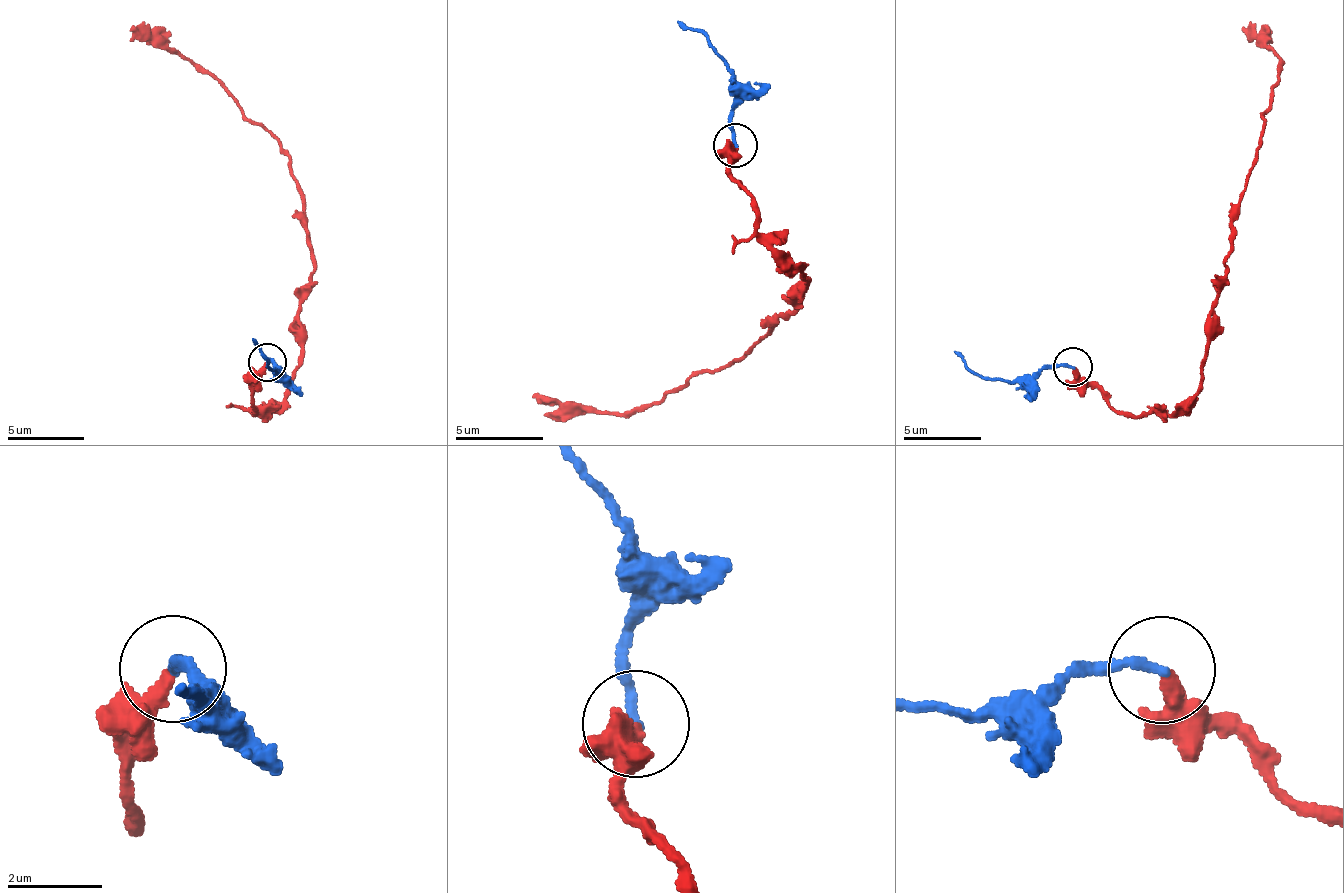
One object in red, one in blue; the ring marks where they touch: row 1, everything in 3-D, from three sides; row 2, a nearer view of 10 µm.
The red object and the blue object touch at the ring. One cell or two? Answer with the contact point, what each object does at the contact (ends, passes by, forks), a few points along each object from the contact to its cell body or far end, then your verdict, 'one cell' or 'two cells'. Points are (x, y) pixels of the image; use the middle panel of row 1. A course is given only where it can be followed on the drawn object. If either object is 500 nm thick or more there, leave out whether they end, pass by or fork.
at (735, 145); red ends there; blue ends there; red runs (736, 146), (730, 175), (807, 285), (791, 292), (796, 304), (659, 403), (612, 413), (531, 396); blue runs (736, 146), (727, 61), (709, 39), (675, 23); two cells

